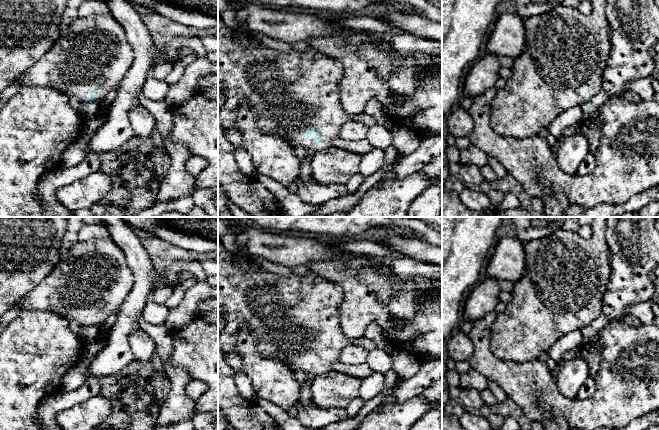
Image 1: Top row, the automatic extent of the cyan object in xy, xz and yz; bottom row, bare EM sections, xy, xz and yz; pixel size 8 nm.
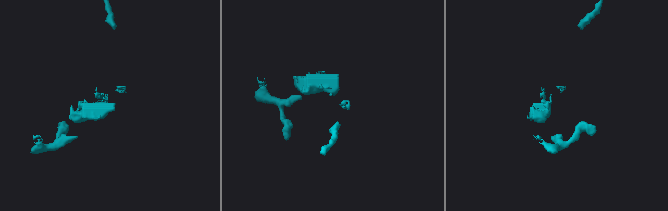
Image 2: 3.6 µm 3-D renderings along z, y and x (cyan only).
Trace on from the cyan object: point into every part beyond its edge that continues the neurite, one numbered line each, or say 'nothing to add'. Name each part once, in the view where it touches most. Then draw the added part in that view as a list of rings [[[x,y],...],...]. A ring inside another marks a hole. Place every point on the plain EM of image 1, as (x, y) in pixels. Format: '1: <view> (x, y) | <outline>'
1: xz (292, 315) | [[[218,240],[218,308],[224,314],[224,327],[218,335],[218,349],[223,353],[237,353],[238,332],[243,326],[248,326],[261,342],[265,357],[289,364],[293,371],[299,369],[314,376],[328,373],[334,369],[334,364],[339,362],[340,353],[352,340],[340,328],[340,306],[343,301],[343,288],[318,274],[276,275],[258,266],[250,256],[227,251]],[[309,352],[315,354],[311,361],[305,361],[304,355]]]

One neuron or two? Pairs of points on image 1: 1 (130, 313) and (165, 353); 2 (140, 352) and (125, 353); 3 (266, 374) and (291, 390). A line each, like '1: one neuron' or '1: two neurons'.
1: two neurons
2: two neurons
3: one neuron

